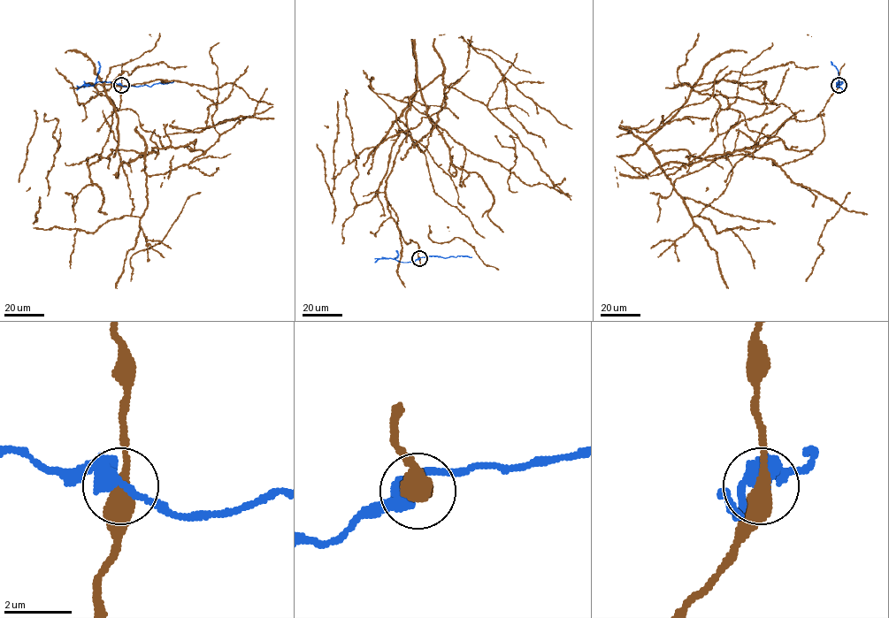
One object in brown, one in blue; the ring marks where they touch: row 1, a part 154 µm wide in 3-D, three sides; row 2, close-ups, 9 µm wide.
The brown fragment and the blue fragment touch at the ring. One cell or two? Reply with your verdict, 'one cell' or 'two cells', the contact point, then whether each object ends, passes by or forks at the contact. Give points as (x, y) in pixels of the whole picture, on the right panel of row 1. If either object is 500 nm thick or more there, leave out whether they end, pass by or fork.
two cells; at (839, 85); brown passes by; blue passes by

